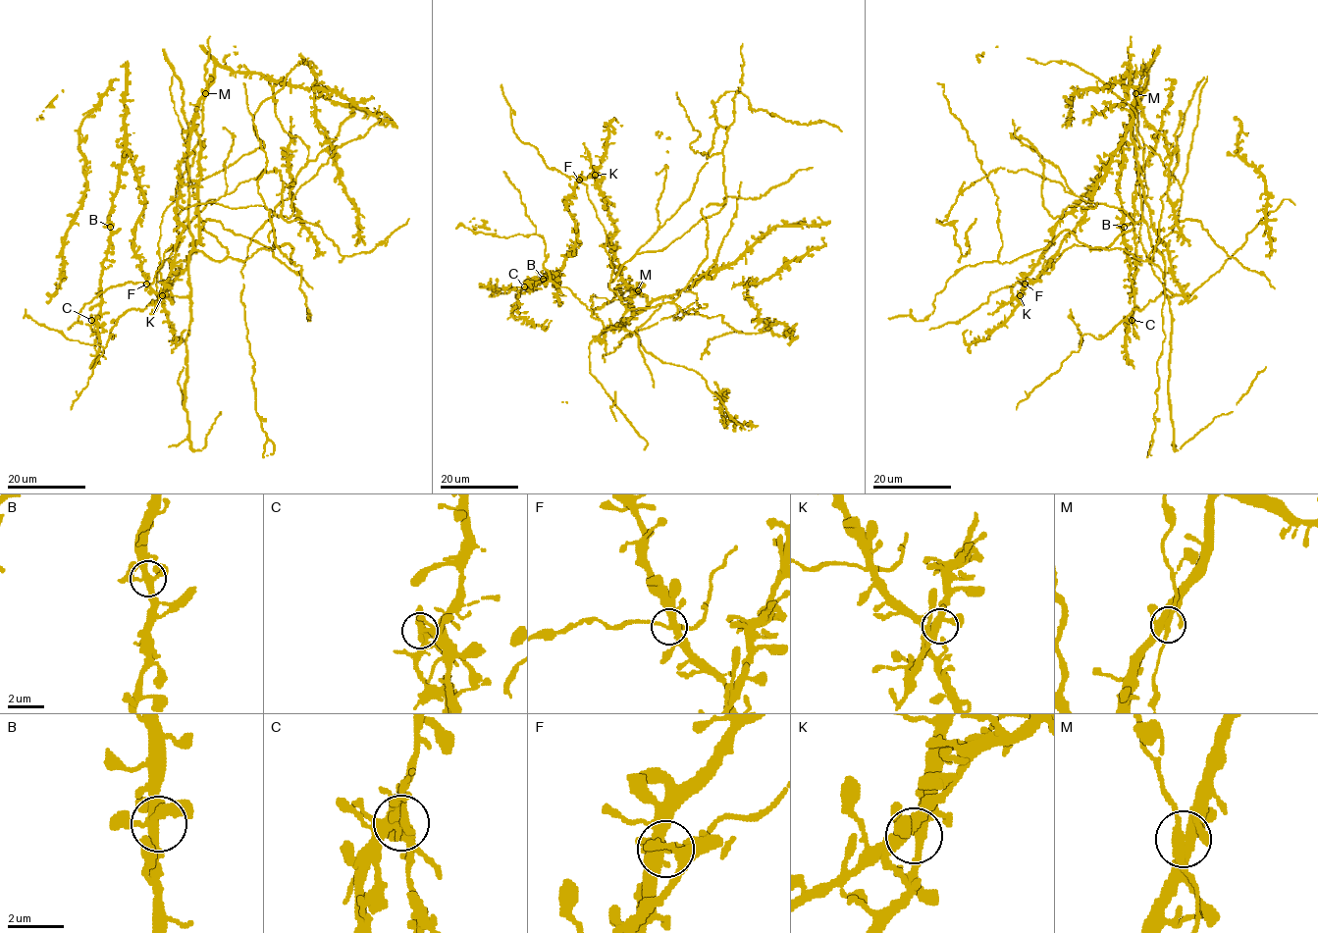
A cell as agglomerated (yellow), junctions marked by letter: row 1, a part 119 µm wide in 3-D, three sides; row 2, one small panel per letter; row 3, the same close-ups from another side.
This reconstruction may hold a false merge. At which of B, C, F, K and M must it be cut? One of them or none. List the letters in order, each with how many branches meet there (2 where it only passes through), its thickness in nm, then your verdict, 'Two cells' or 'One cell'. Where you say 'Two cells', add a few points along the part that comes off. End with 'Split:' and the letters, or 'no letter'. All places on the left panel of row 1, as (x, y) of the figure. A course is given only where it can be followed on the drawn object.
B: Branches: 5. Thickness 320 nm. One cell
C: Branches: 5. Thickness 340 nm. Two cells. Course of the part to remove: (91, 320), (96, 339)
F: Branches: 5. Thickness 360 nm. One cell
K: Branches: 5. Thickness 320 nm. One cell
M: Branches: 5. Thickness 360 nm. One cell
Split: C

